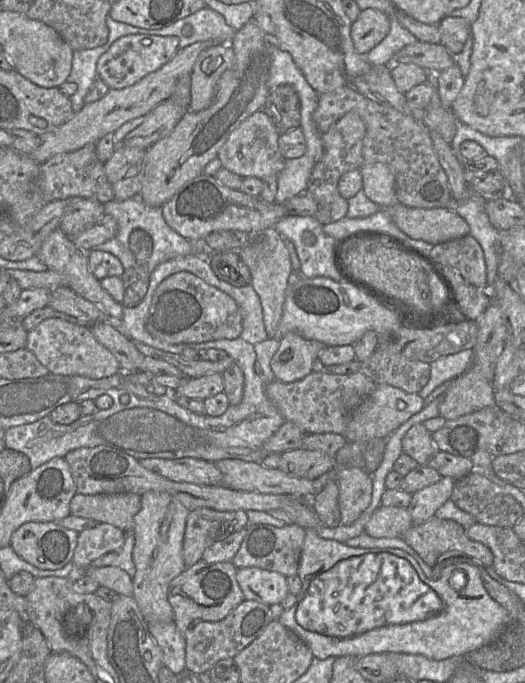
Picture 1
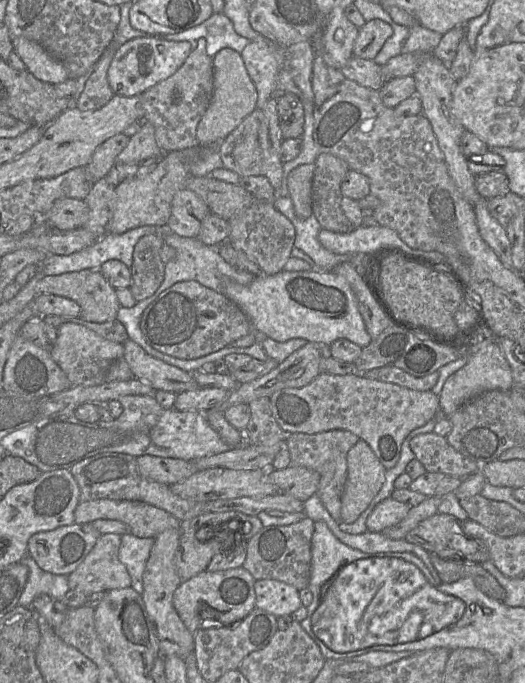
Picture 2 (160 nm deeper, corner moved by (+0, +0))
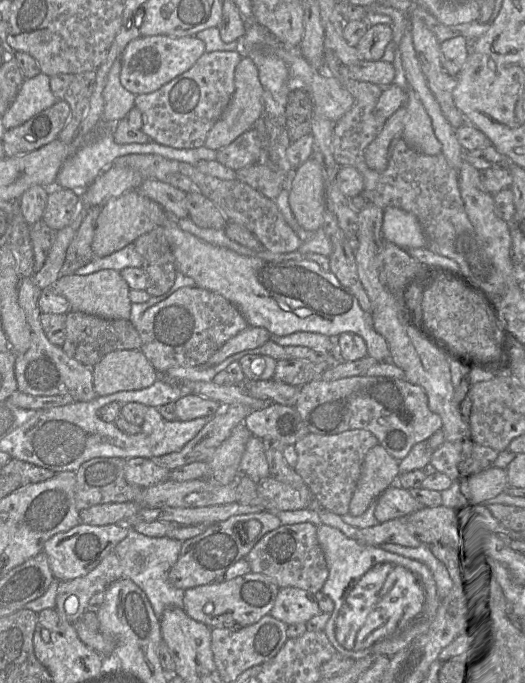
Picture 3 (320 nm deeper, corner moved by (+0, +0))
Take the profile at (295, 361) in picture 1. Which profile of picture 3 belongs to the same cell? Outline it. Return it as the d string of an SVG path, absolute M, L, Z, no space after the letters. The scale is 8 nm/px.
M245 404L221 405L197 435L179 451L151 459L169 471L192 462L206 461L250 411L251 408Z

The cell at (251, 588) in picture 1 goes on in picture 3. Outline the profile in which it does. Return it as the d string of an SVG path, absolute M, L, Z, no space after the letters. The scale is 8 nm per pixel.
M293 587L280 588L270 615L286 625L306 623L321 612L314 596Z

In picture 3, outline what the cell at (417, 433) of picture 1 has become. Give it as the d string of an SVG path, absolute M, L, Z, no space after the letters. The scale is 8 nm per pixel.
M470 439L445 441L431 455L430 464L437 472L443 473L453 481L460 481L478 474L498 463L500 453L473 442Z

